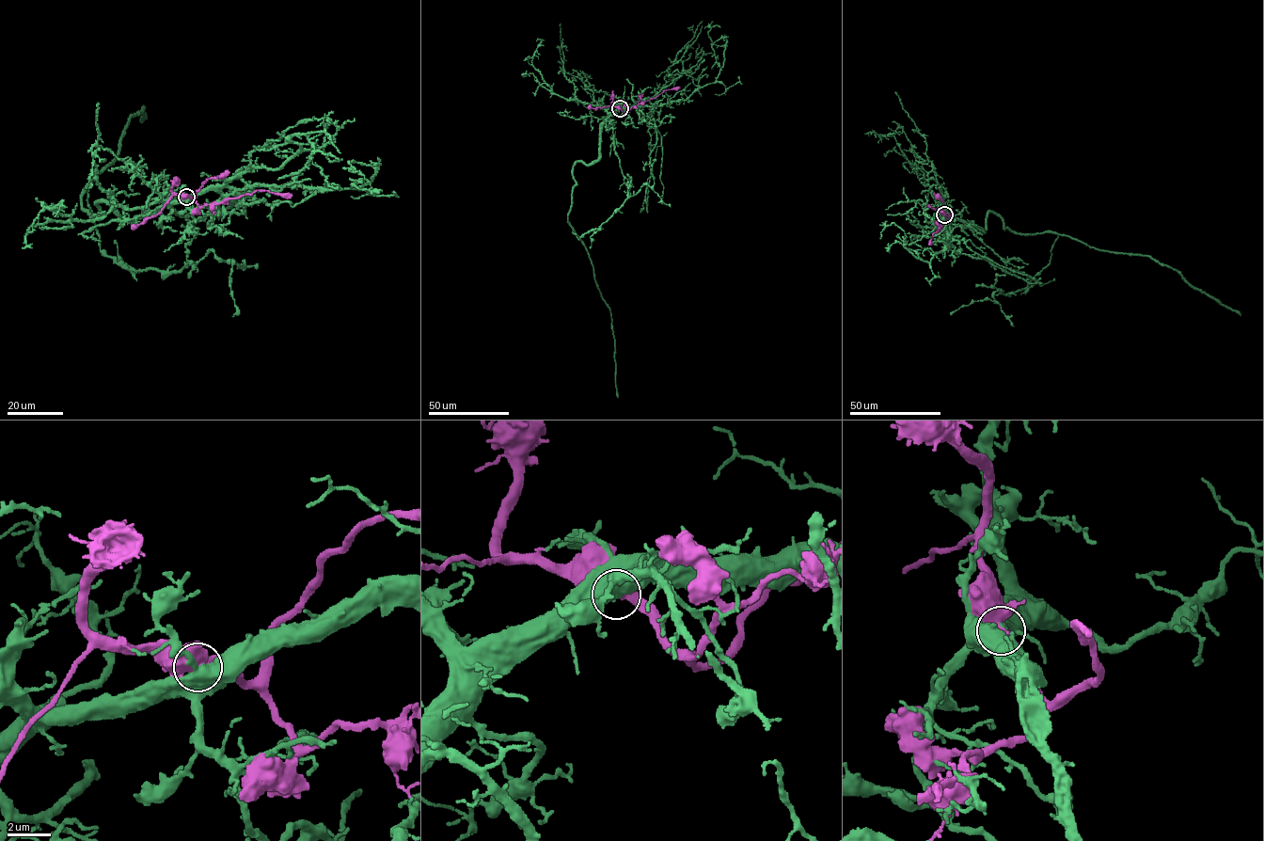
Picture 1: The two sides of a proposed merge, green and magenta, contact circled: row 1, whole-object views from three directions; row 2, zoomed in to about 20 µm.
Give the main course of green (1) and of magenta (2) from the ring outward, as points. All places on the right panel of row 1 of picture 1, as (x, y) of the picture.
1: (944, 214), (983, 231), (990, 212), (1017, 233), (1050, 231), (1099, 249), (1149, 256), (1240, 315)
2: (944, 214), (947, 222), (934, 232), (929, 244)

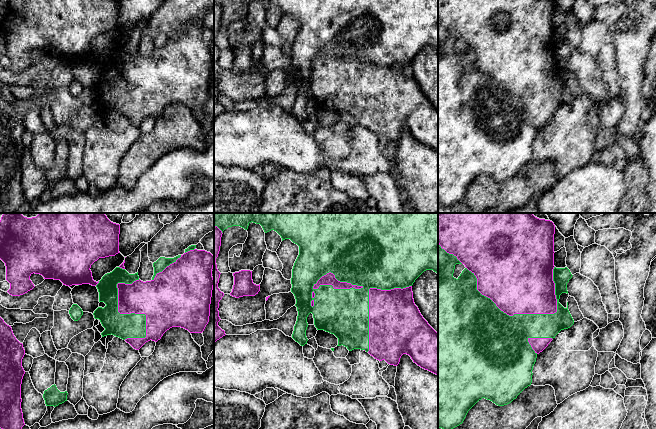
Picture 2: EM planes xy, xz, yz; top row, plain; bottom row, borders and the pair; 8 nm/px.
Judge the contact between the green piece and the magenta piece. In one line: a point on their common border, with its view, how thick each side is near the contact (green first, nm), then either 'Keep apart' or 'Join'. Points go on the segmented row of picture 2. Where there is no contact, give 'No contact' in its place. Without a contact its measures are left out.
Touches green at yz (505, 313). Thickness 500 nm (green) against 460 nm. Keep apart

